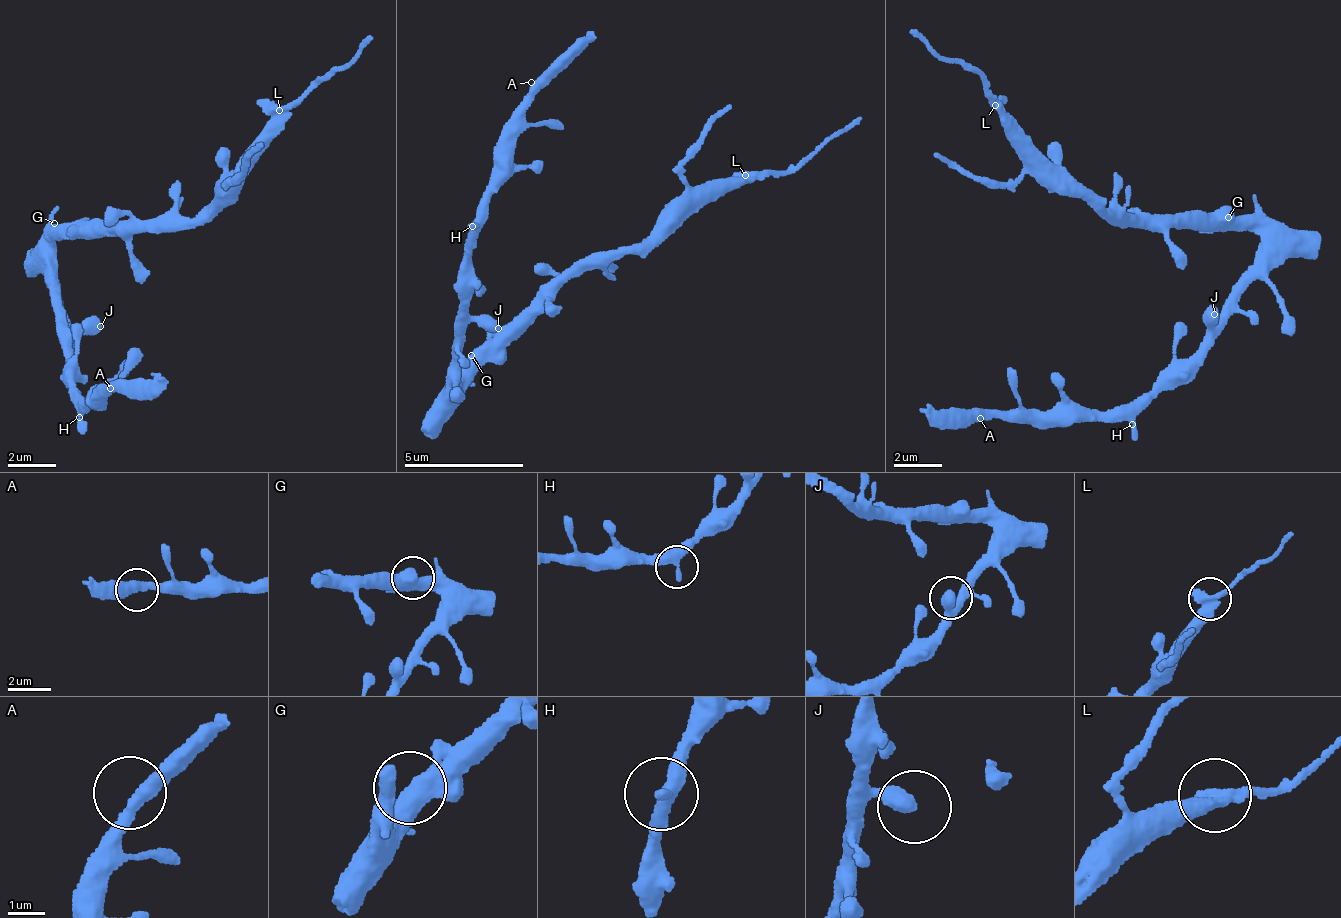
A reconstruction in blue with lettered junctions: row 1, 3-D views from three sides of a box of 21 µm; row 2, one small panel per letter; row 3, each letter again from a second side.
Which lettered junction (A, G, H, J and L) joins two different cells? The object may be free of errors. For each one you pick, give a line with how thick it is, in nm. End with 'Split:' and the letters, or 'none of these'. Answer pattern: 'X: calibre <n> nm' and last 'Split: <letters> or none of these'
L: calibre 400 nm
Split: L

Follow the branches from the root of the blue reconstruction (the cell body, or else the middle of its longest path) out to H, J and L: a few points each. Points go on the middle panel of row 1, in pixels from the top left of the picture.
H: (481, 364), (455, 381), (448, 374), (462, 304), (456, 269), (472, 226)
J: (481, 364), (475, 365), (455, 381), (448, 374), (457, 353), (454, 344), (469, 323), (491, 321), (498, 328)
L: (481, 364), (493, 358), (562, 284), (633, 252), (702, 201), (709, 202), (744, 177)

